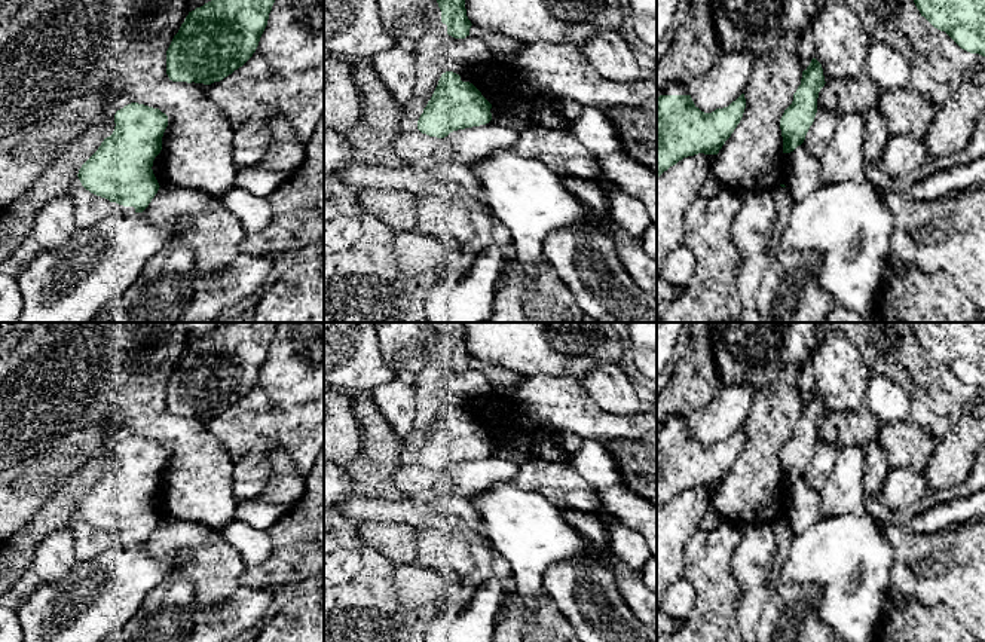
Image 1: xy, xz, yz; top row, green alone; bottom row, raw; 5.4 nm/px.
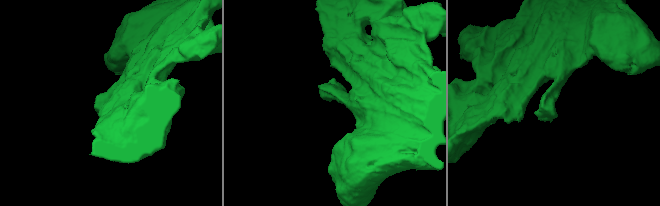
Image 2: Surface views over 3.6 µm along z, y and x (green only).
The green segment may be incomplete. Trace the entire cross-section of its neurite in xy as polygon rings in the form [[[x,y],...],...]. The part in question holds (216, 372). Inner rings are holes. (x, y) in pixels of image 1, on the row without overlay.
[[[224,322],[189,345],[166,383],[172,415],[211,418],[256,385],[279,322]]]

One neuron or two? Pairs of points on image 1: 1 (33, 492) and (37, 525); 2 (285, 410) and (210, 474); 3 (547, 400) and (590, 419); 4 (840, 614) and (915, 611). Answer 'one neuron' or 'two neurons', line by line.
1: two neurons
2: two neurons
3: one neuron
4: two neurons

